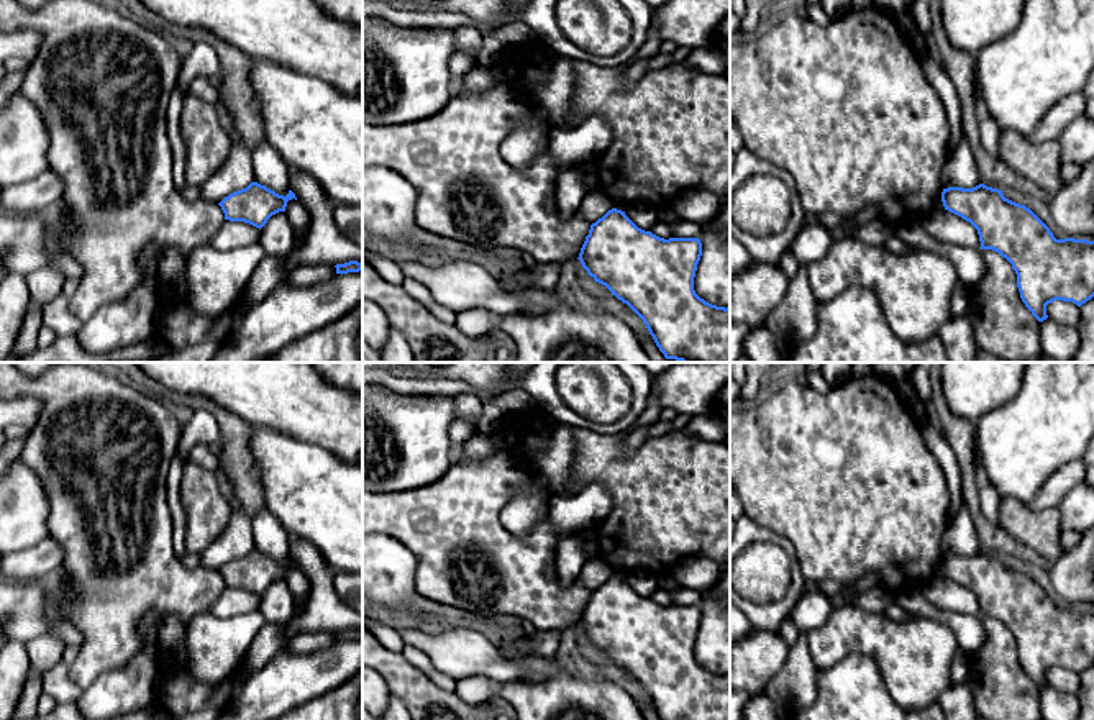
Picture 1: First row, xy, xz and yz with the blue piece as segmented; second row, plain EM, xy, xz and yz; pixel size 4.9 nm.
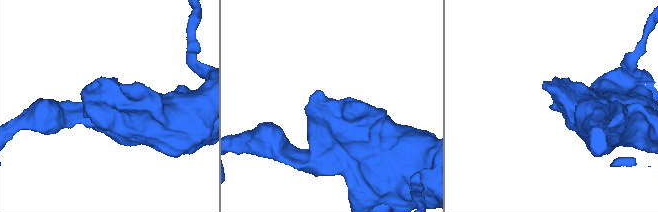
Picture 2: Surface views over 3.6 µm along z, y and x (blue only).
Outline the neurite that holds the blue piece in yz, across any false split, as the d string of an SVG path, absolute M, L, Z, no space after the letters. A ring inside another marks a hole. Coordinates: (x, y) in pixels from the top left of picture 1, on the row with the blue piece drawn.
M984 184L973 189L943 189L941 202L945 210L961 216L978 230L981 249L992 249L1012 264L1020 298L1038 321L1048 318L1046 305L1055 300L1081 307L1094 297L1094 241L1056 239L1030 208L1005 198L1002 190Z

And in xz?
M612 208L590 225L577 259L595 282L643 320L666 359L730 362L730 307L712 305L694 290L700 256L699 238L659 238L638 228L625 212Z

